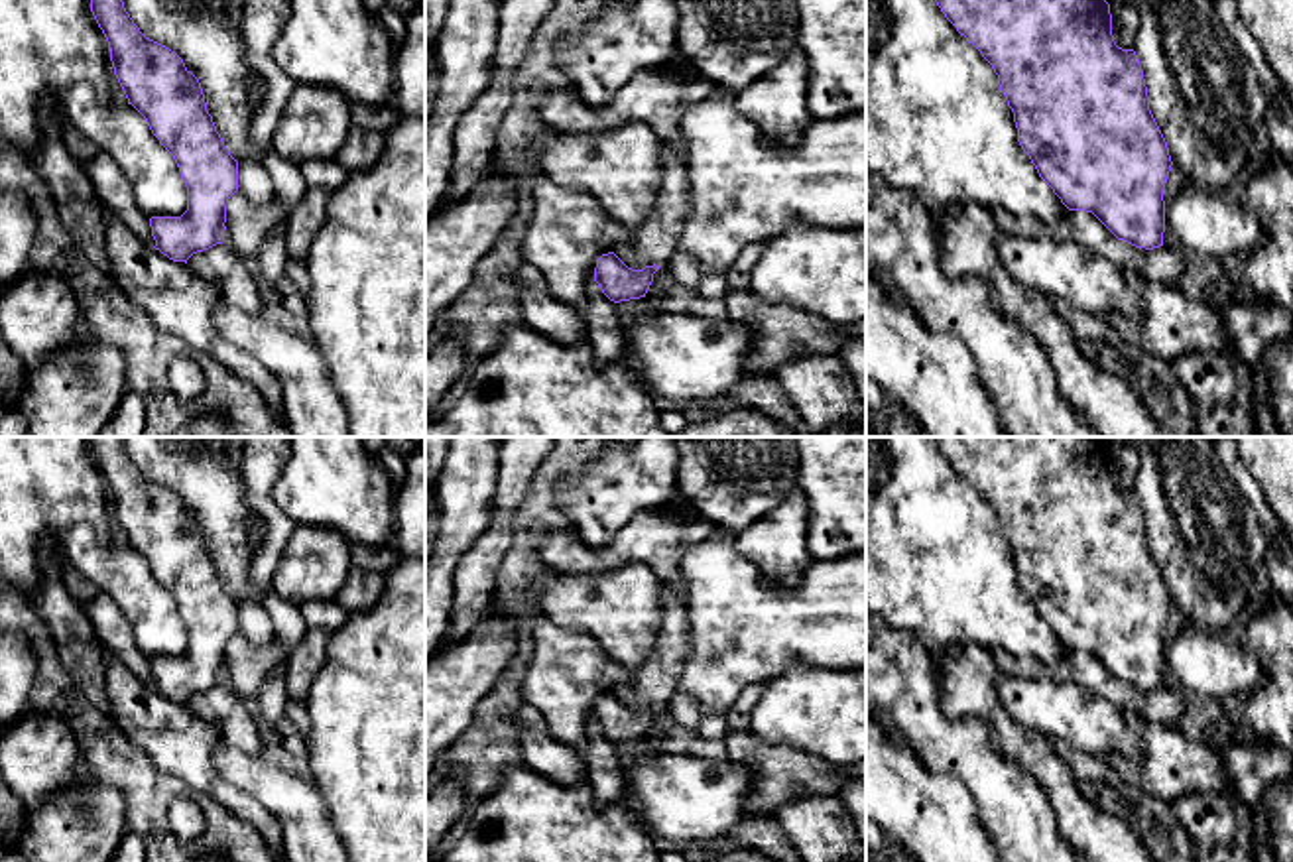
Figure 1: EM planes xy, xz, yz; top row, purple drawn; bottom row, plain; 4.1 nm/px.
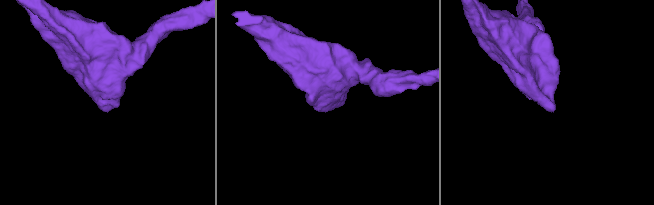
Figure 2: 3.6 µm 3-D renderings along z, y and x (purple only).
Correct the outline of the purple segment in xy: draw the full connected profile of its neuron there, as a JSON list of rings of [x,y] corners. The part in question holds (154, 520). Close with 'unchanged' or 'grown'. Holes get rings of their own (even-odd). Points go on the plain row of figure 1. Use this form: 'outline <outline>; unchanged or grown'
outline [[[91,437],[114,516],[152,575],[173,596],[187,628],[181,657],[152,657],[155,691],[185,703],[224,683],[228,640],[238,632],[238,602],[224,586],[207,551],[199,520],[169,488],[146,478],[122,437]]]; unchanged

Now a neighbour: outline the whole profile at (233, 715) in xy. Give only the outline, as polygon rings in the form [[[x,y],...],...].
[[[222,683],[209,691],[197,693],[187,707],[215,724],[224,742],[252,756],[260,756],[264,746],[254,722],[252,707],[238,697],[230,685]]]

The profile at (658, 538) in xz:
[[[642,510],[604,547],[586,545],[575,531],[543,531],[535,553],[553,571],[608,571],[644,563],[685,604],[687,586],[679,573],[685,551],[722,525],[695,510]]]

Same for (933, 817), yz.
[[[866,710],[866,821],[909,850],[915,862],[1000,862],[966,787],[929,771],[911,744],[892,734],[870,710]]]

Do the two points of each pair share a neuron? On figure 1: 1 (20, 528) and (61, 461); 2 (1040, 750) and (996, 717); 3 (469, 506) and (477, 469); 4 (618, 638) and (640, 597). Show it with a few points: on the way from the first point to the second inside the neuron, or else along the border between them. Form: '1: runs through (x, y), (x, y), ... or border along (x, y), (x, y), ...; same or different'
1: runs through (32, 512), (46, 498), (46, 477); same
2: runs through (1030, 748), (1006, 727); same
3: runs through (469, 496), (469, 479); same
4: runs through (624, 628), (624, 613), (630, 607); same

